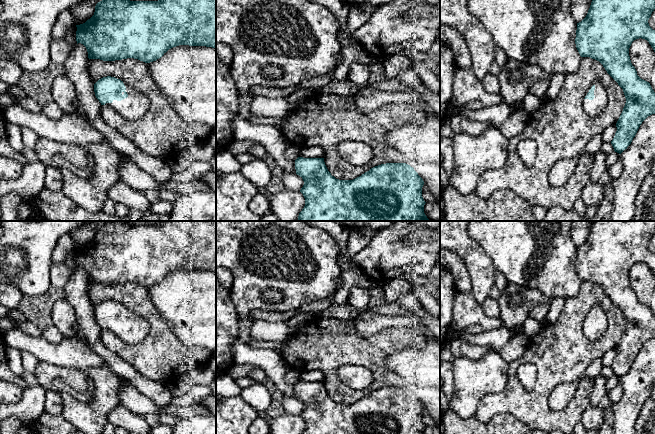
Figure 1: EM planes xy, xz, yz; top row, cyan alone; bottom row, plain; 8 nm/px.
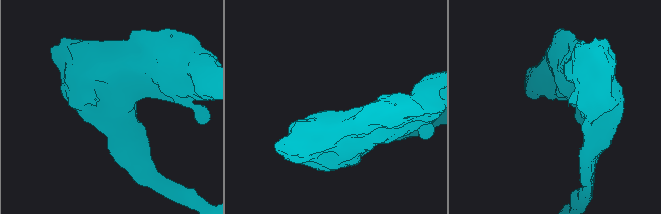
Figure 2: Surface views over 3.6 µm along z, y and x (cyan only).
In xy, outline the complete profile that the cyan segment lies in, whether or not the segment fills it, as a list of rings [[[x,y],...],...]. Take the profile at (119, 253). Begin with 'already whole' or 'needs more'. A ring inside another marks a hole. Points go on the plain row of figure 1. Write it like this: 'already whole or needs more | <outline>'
already whole | [[[105,221],[96,228],[94,239],[76,251],[77,268],[86,271],[89,283],[134,282],[150,287],[179,269],[216,272],[216,221],[164,221],[158,225]]]

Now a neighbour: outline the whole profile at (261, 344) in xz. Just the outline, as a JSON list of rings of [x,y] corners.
[[[251,340],[249,345],[253,348],[260,348],[260,349],[273,349],[275,350],[278,347],[286,345],[288,340],[282,342],[268,342],[264,340]]]

